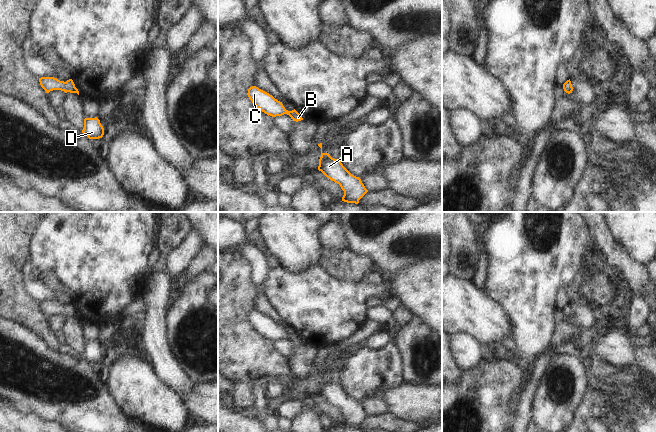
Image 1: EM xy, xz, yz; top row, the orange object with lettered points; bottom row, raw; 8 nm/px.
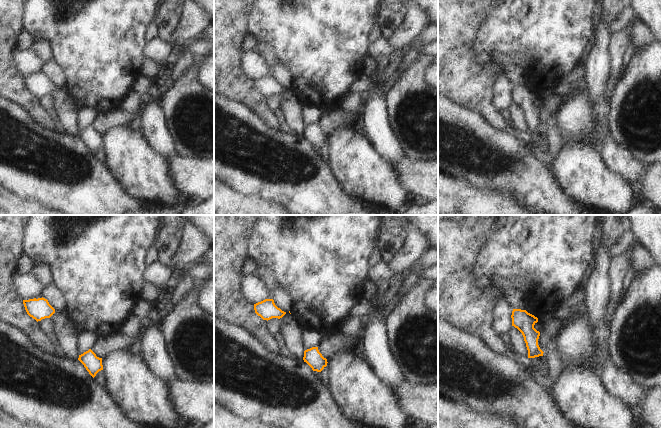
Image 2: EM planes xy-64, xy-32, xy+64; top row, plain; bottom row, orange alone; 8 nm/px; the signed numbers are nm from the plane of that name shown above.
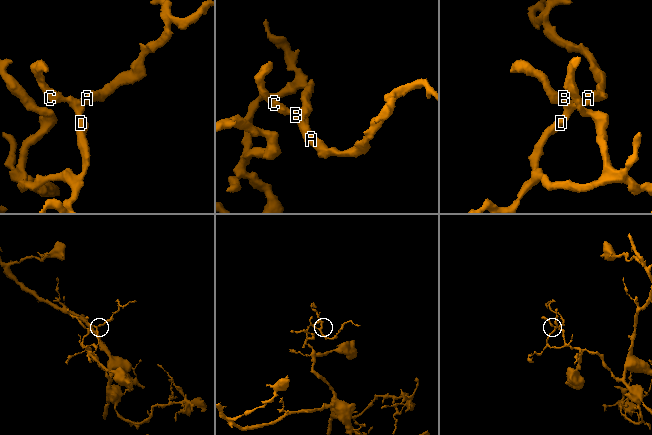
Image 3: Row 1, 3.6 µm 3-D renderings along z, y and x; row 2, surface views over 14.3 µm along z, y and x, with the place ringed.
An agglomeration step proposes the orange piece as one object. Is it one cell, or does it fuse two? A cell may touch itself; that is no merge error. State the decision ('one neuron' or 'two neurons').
one neuron

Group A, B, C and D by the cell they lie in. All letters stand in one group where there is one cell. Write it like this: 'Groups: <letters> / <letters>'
Groups: A B C D

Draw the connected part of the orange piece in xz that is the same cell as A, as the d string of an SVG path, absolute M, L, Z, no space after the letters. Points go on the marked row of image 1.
M322 143L318 170L327 178L339 184L344 191L342 201L358 204L359 200L368 192L359 177L352 175L341 163L340 159L334 159L328 153L322 152Z

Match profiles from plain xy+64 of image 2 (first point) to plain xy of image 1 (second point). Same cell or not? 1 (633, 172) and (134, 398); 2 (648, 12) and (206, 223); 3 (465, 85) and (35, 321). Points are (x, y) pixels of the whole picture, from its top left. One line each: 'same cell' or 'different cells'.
1: different cells
2: same cell
3: same cell

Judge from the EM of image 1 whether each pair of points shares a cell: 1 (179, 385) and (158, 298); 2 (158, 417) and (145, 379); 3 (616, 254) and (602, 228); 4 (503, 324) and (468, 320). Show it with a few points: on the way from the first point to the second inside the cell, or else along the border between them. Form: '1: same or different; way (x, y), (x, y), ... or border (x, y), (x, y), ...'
1: same; way (164, 363), (156, 349), (156, 320)
2: same; way (158, 408), (145, 395), (145, 388)
3: same; way (610, 248), (602, 239), (602, 234)
4: same; way (494, 324), (489, 324), (485, 320), (477, 320)

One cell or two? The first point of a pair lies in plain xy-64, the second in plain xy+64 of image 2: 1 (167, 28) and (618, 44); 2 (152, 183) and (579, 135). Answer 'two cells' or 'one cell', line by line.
1: two cells
2: two cells

